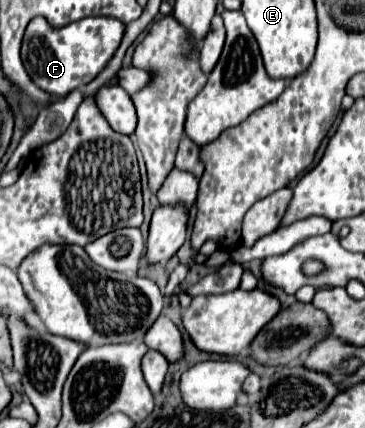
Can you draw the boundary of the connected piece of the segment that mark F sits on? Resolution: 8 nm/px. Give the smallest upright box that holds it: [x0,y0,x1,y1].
[21,16,125,96]

